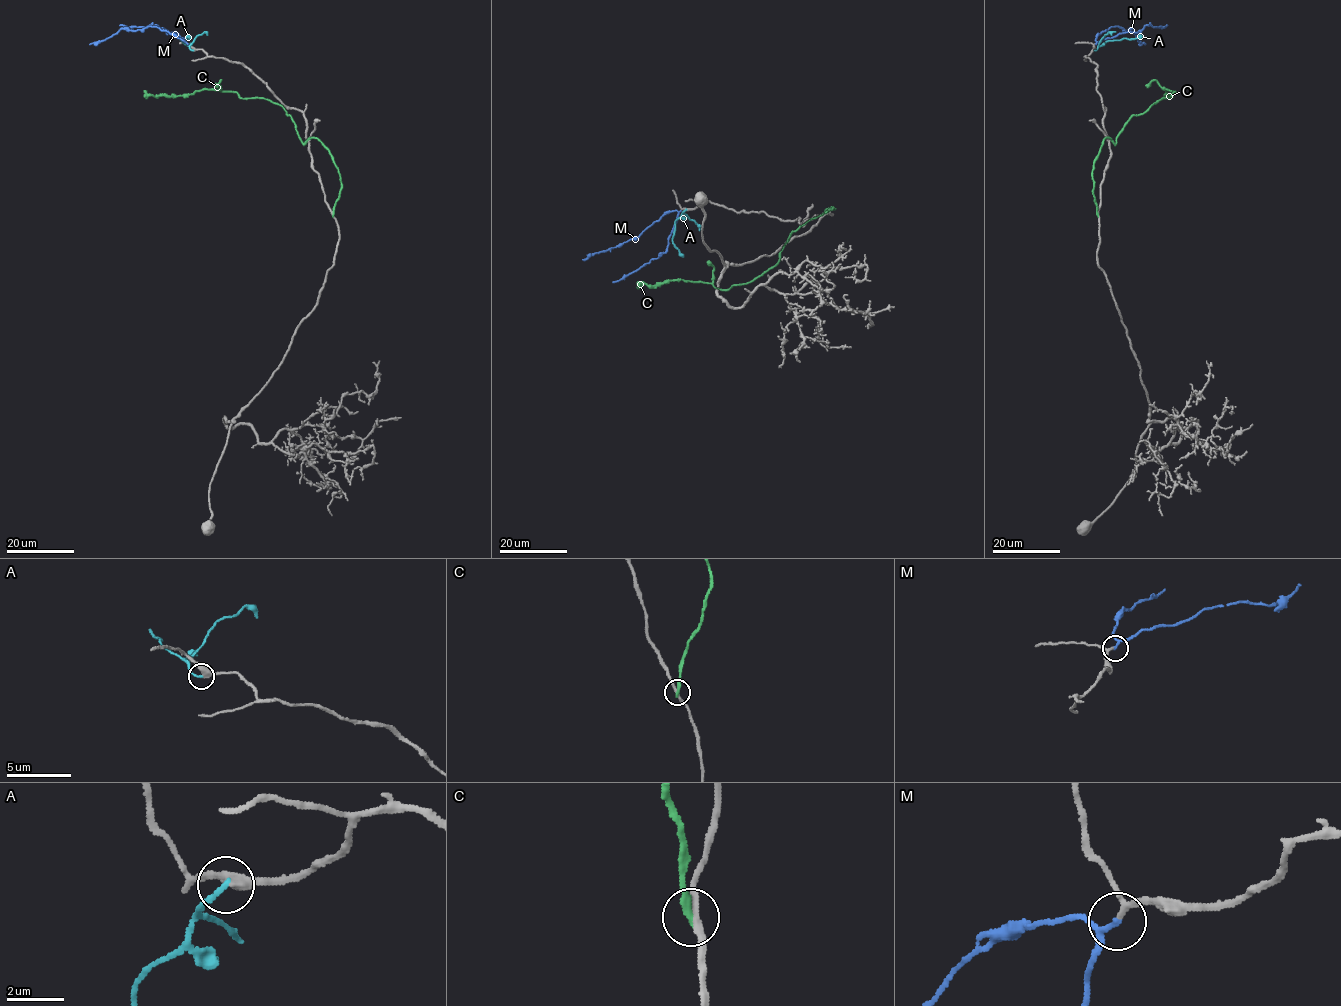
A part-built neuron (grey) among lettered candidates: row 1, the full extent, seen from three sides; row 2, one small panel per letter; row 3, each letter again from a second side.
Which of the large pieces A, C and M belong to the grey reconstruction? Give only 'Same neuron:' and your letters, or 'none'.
Same neuron: M

